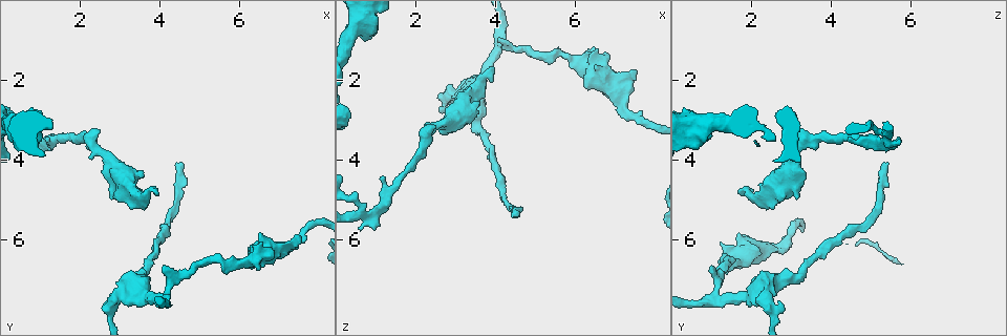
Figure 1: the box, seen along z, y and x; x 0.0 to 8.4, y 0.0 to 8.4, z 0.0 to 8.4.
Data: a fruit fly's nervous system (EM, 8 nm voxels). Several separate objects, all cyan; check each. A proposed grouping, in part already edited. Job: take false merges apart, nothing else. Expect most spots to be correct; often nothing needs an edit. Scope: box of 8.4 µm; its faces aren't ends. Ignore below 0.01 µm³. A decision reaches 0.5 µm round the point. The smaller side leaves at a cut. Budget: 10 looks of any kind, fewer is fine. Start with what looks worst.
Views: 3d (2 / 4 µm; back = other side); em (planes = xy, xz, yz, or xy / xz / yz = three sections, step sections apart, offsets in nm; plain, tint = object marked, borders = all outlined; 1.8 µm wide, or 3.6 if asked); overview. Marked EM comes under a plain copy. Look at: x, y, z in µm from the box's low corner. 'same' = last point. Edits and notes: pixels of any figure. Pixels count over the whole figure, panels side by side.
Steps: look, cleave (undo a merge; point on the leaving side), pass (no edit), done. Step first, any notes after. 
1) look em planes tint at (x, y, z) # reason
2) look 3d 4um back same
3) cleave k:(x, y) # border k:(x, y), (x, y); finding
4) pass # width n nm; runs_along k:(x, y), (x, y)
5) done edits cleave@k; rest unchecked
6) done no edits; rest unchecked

look 3d 4um at (0.65, 3.35, 0.55) # two arms in line, one across

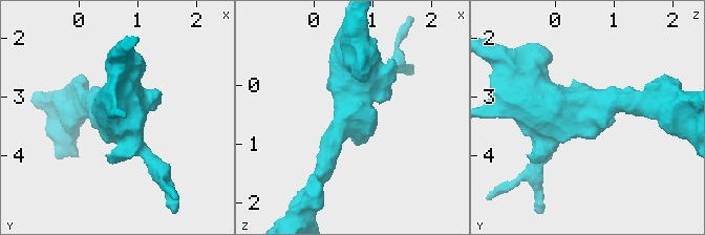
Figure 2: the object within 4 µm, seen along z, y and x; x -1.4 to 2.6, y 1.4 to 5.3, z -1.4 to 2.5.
look em 3.6um planes tint at (0.55, 3.35, 0.60)

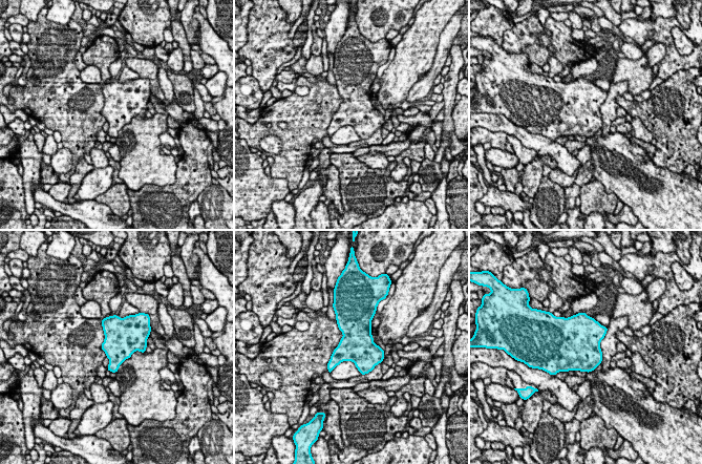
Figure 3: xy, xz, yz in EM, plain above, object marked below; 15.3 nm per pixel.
pass # one neuron here

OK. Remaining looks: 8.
look em planes tint at (6.35, 6.50, 1.70) # sudden change in width

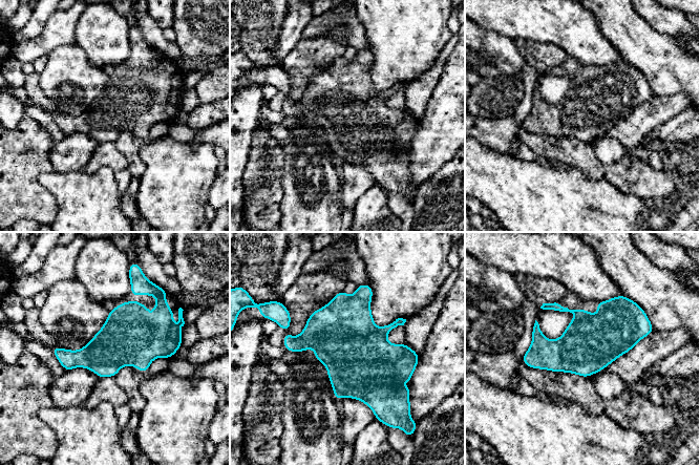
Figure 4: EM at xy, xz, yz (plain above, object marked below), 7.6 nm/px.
pass # width 440 nm; continuous, no second neuron

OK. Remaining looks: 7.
look 3d 2um at (4.10, 7.50, 1.05) # calibre changes

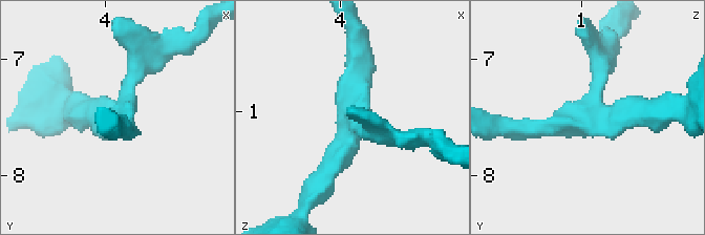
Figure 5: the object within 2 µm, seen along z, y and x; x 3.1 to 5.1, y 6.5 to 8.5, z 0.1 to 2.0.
look em planes tint at (4.08, 7.52, 1.08) # now the EM

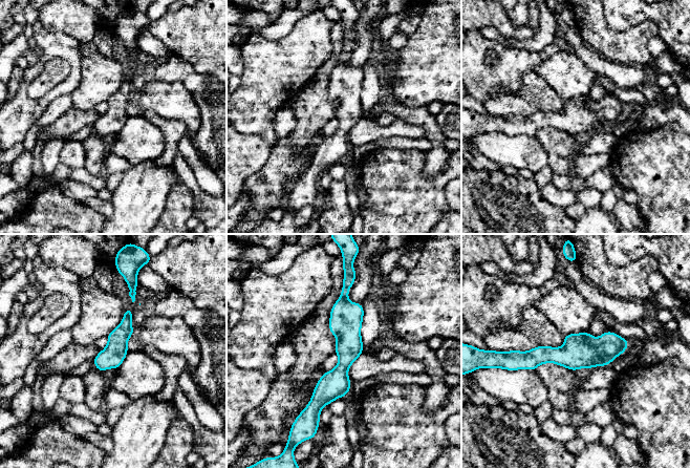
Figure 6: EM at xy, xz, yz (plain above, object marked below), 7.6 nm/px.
pass # one neuron here

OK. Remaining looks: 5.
look 3d 2um at (2.50, 3.70, 3.20) # sudden change in width

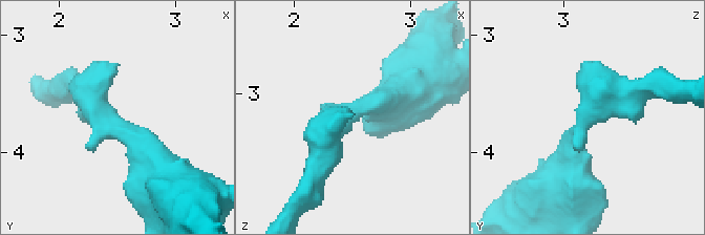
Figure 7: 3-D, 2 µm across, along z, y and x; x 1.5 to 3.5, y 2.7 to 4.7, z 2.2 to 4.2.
look em planes tint at (2.46, 3.72, 3.20)

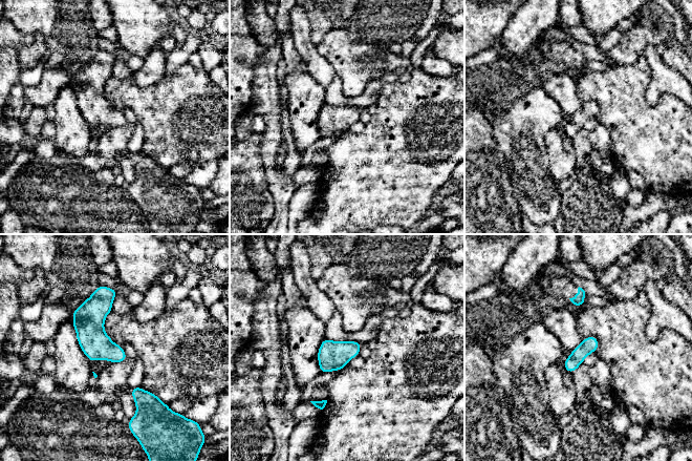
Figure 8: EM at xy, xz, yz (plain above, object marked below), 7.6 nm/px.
pass # all the same neuron

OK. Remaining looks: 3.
done no edits; rest unchecked

